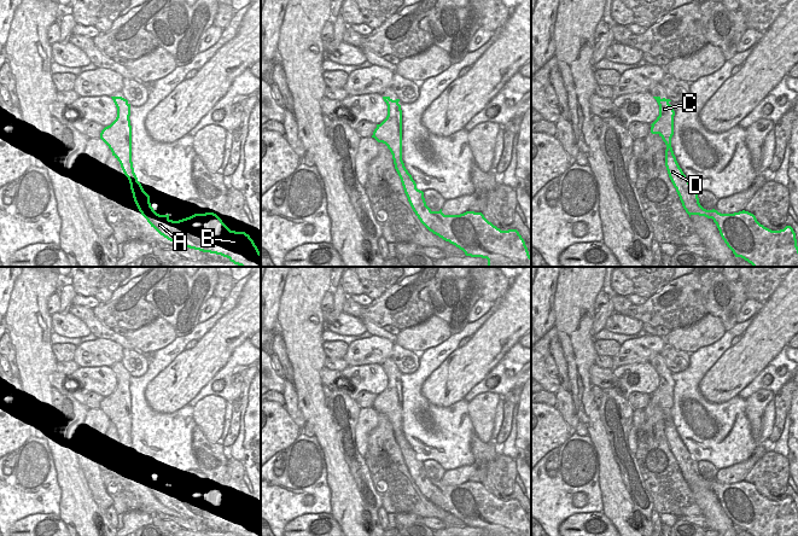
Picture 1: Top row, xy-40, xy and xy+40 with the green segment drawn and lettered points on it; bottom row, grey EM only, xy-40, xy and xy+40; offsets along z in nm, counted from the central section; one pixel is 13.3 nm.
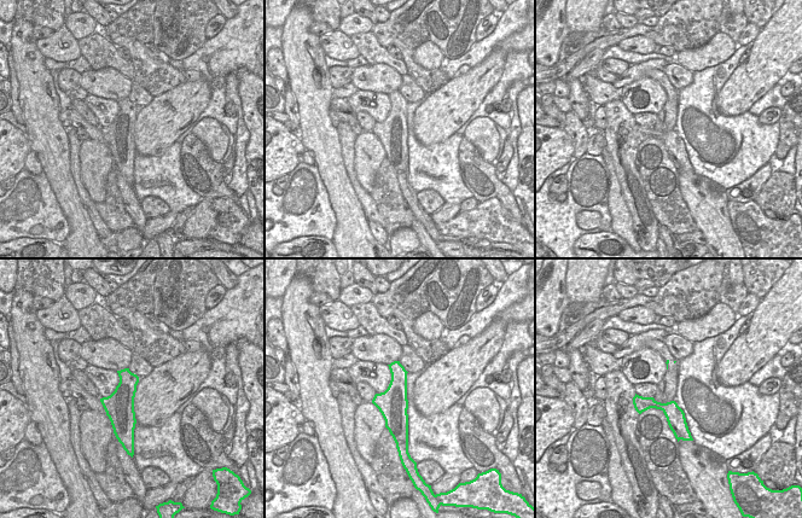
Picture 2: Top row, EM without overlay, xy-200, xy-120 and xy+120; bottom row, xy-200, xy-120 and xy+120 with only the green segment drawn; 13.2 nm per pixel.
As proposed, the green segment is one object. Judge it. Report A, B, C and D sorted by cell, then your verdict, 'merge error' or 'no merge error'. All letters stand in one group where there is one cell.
A B D / C; merge error

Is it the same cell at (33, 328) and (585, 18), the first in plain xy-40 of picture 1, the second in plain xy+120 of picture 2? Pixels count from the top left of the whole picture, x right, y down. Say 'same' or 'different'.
same

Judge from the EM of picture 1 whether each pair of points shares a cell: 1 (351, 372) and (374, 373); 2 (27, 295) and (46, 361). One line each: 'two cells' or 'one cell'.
1: one cell
2: one cell

